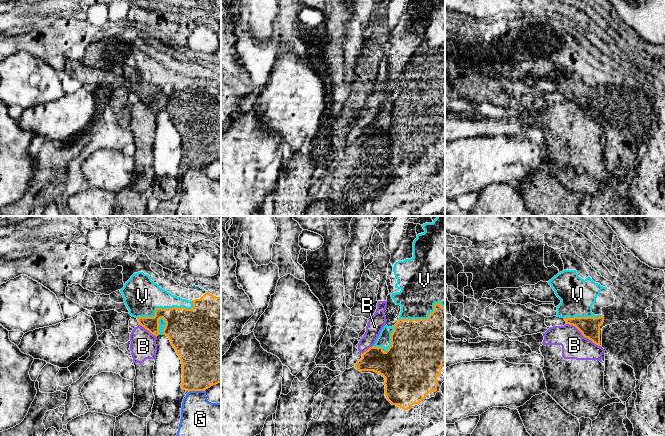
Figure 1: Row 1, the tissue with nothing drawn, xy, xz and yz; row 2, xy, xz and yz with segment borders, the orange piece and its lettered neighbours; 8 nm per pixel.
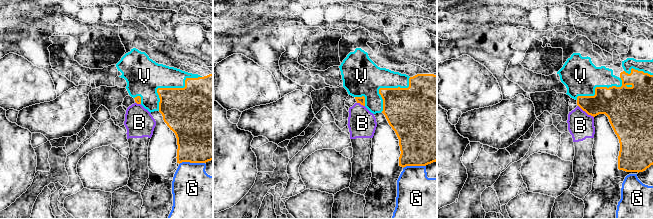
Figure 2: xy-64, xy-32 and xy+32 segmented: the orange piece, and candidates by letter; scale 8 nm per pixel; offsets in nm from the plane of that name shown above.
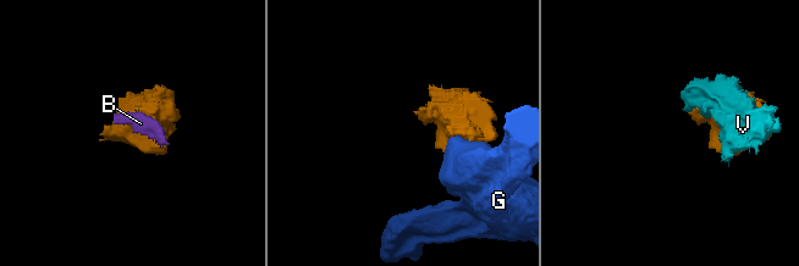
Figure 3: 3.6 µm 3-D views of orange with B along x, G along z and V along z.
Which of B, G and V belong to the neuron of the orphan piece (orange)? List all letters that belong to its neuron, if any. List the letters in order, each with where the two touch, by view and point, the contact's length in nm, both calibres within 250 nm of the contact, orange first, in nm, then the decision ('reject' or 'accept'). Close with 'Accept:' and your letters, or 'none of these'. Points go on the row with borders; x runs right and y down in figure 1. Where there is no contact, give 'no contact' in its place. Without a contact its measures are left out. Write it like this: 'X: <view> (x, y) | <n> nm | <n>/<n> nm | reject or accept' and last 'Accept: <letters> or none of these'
B: yz (583, 335) | 320 nm | 160/200 nm | reject
G: xy (196, 390) | 120 nm | 400/300 nm | reject
V: xy (164, 309) | 480 nm | 340/300 nm | accept
Accept: V

